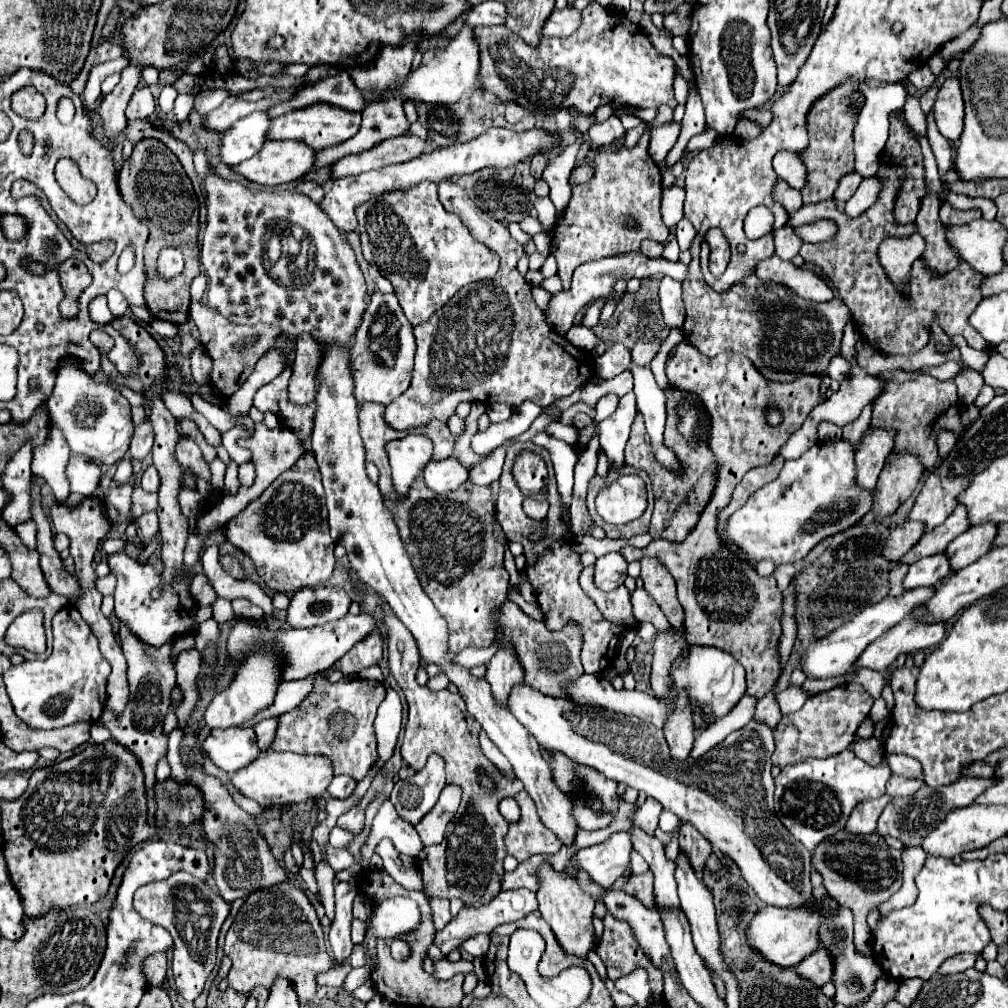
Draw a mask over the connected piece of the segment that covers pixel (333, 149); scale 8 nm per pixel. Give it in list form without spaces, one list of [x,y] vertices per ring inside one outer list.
[[[378,98],[376,102],[372,102],[372,104],[368,104],[364,108],[364,112],[362,112],[362,128],[354,138],[348,138],[348,142],[342,142],[340,146],[330,146],[330,148],[324,148],[324,150],[316,152],[316,164],[312,164],[312,172],[338,162],[338,158],[342,158],[344,154],[358,154],[358,152],[370,150],[372,146],[376,146],[376,144],[380,144],[380,142],[384,142],[388,138],[404,136],[404,134],[408,134],[408,130],[410,130],[410,122],[406,120],[402,100],[400,98],[384,98],[384,102],[382,102],[382,98]]]

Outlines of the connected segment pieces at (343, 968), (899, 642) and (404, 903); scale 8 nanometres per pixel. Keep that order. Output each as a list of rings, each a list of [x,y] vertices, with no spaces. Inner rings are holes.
[[[349,963],[337,966],[327,972],[317,975],[316,981],[319,986],[342,987],[348,973],[352,970]]]
[[[914,616],[904,618],[904,622],[898,622],[892,626],[892,630],[886,630],[876,642],[868,644],[868,648],[860,654],[856,660],[856,666],[852,666],[852,674],[856,674],[860,668],[870,668],[876,672],[884,672],[892,662],[896,662],[898,654],[914,654],[918,650],[928,650],[936,646],[944,638],[944,624],[922,624],[916,622]]]
[[[390,898],[380,902],[378,910],[370,914],[366,922],[366,938],[362,942],[366,950],[368,968],[376,968],[374,940],[378,938],[400,938],[414,932],[420,926],[420,910],[416,902],[408,898]]]

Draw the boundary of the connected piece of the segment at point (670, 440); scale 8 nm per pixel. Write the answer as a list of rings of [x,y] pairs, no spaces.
[[[674,386],[664,388],[666,394],[666,430],[664,430],[664,444],[676,454],[676,458],[680,458],[680,466],[684,466],[684,474],[672,474],[672,470],[664,470],[664,466],[660,466],[660,462],[656,462],[656,456],[652,454],[652,446],[650,446],[650,438],[646,434],[644,428],[644,420],[640,418],[640,414],[636,416],[634,424],[632,424],[632,432],[630,432],[630,440],[624,448],[624,462],[632,464],[632,466],[640,466],[648,472],[648,476],[652,478],[652,490],[654,490],[654,514],[652,514],[652,524],[650,524],[650,536],[654,540],[662,538],[668,542],[682,542],[694,528],[696,522],[700,518],[700,510],[704,510],[704,506],[708,504],[708,498],[712,498],[712,490],[716,486],[716,470],[718,470],[718,462],[710,450],[710,418],[702,416],[700,424],[706,428],[700,434],[700,442],[696,446],[690,446],[688,440],[678,434],[676,426],[680,422],[678,416],[678,406],[682,402],[700,406],[698,396],[692,392],[682,392],[676,390]]]

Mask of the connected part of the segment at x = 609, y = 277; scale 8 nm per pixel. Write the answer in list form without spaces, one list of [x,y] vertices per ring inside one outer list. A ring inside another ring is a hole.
[[[630,252],[630,254],[620,254],[620,256],[612,256],[612,258],[602,258],[602,260],[594,260],[594,262],[586,262],[582,266],[576,268],[574,272],[574,282],[572,288],[566,292],[558,292],[556,296],[550,298],[548,308],[544,312],[544,318],[548,322],[548,326],[552,326],[552,330],[556,330],[558,334],[566,334],[566,330],[572,328],[574,324],[574,316],[588,306],[590,302],[598,300],[598,298],[608,298],[612,294],[612,286],[618,278],[630,280],[630,278],[652,278],[652,280],[660,280],[664,276],[670,276],[674,280],[684,280],[686,278],[686,266],[682,262],[668,262],[664,258],[648,258],[642,252]]]

